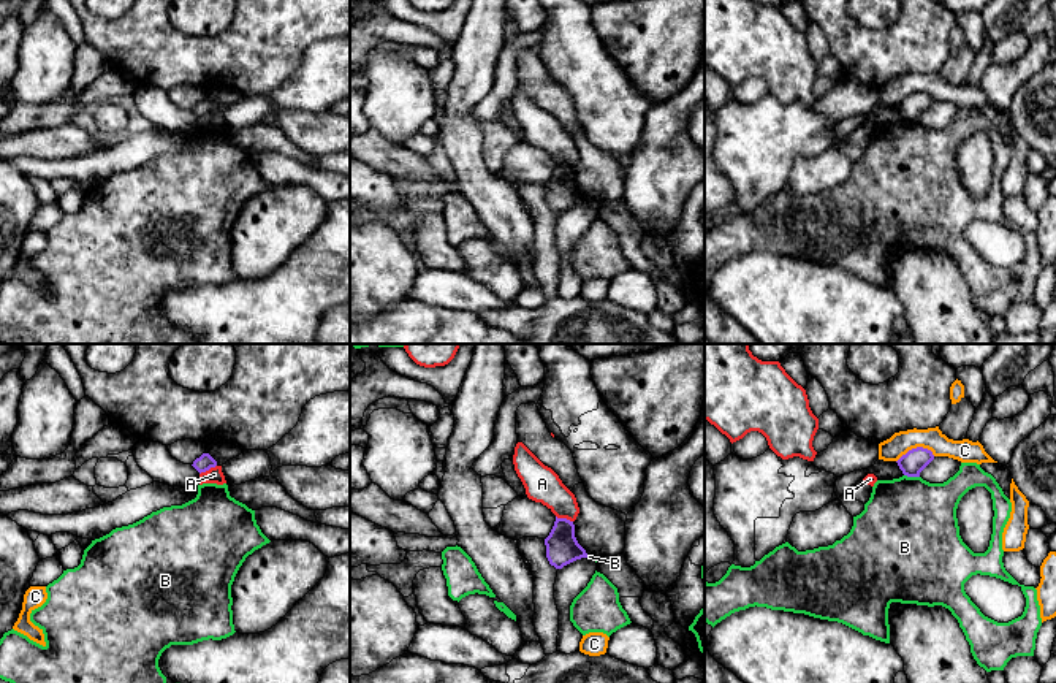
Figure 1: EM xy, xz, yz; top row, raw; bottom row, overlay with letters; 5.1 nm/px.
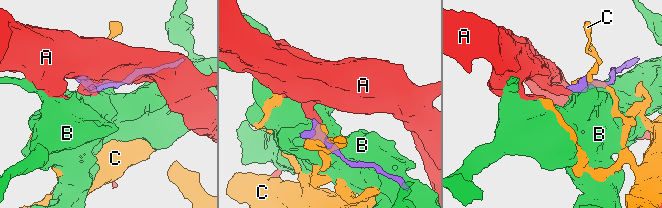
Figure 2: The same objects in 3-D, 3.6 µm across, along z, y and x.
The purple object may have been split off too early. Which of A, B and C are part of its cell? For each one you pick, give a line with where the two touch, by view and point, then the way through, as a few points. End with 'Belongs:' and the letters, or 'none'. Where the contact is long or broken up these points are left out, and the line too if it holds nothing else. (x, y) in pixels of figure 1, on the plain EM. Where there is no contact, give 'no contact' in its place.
Belongs: none

